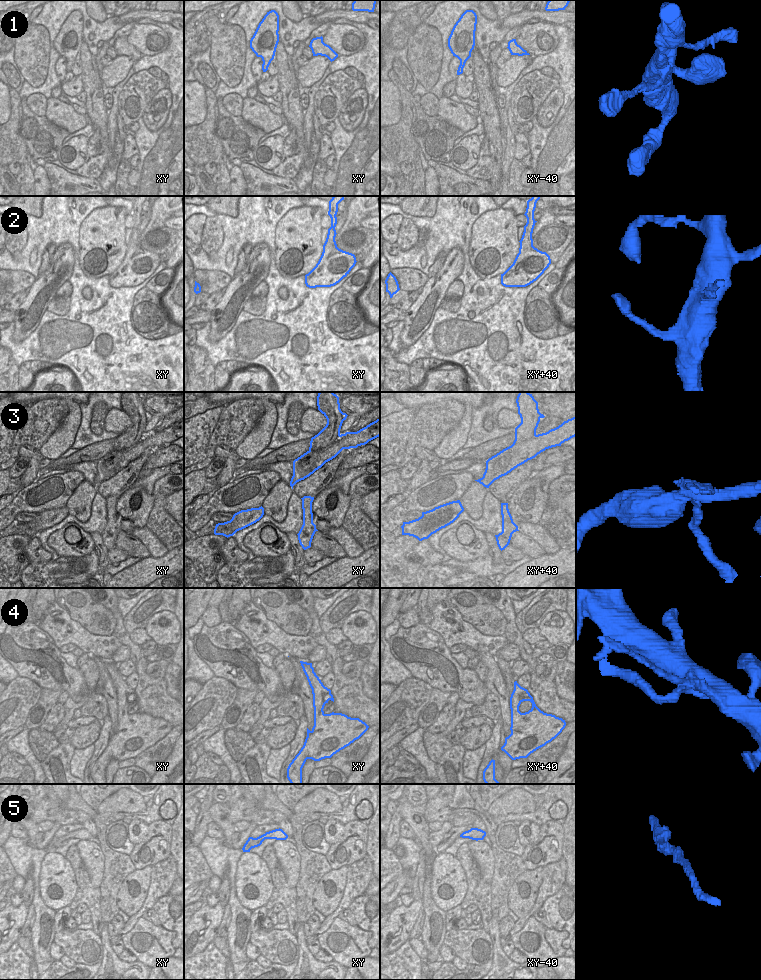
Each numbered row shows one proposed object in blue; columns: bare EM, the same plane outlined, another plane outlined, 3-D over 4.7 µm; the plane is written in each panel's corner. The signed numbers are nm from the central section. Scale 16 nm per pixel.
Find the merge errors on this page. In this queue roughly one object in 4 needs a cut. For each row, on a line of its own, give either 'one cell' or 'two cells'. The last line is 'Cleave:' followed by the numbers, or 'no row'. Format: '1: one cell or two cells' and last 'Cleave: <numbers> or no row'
1: one cell
2: two cells
3: two cells
4: two cells
5: one cell
Cleave: 2, 3, 4

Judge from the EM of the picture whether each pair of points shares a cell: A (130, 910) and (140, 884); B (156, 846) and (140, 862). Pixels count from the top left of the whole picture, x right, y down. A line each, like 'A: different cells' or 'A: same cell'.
A: same cell
B: same cell

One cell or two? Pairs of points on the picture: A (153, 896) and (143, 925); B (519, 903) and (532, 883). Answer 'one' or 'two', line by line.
A: two
B: one

